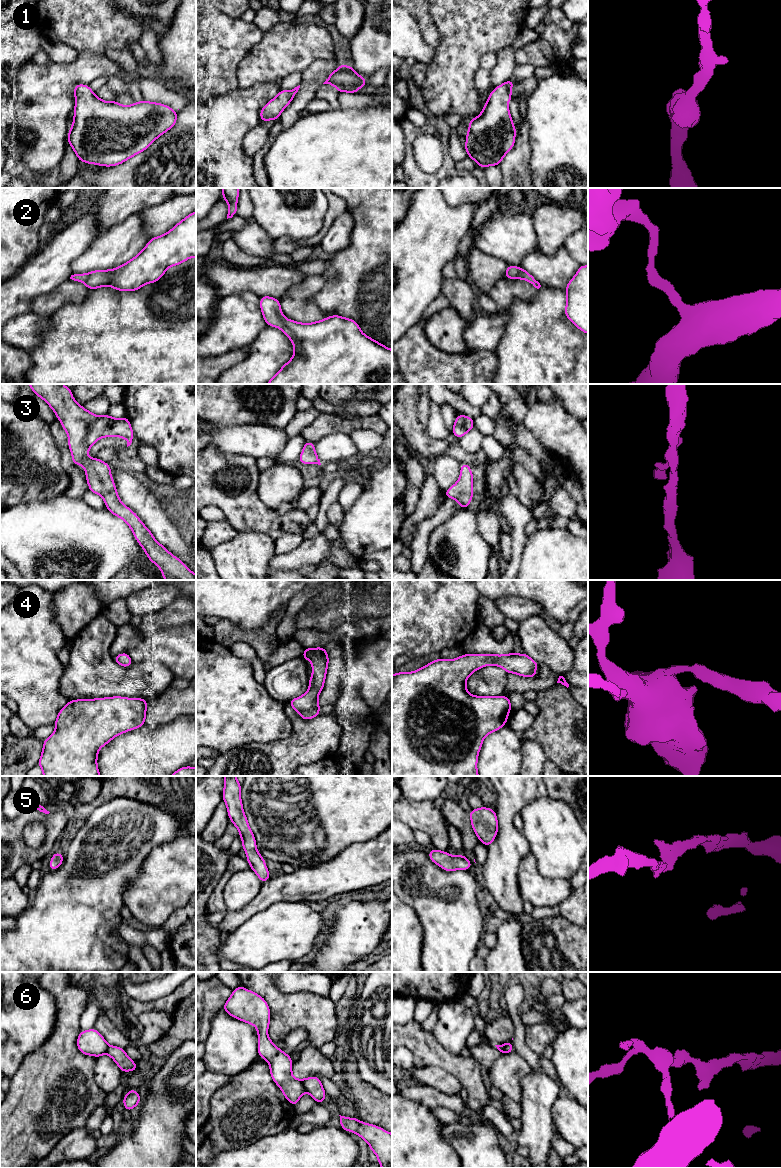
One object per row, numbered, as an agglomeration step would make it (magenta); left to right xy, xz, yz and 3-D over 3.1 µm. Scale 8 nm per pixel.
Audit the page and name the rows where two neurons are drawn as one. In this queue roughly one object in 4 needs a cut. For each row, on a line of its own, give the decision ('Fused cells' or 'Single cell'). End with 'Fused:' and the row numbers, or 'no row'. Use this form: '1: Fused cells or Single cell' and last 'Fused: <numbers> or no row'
1: Single cell
2: Single cell
3: Single cell
4: Single cell
5: Single cell
6: Fused cells
Fused: 6

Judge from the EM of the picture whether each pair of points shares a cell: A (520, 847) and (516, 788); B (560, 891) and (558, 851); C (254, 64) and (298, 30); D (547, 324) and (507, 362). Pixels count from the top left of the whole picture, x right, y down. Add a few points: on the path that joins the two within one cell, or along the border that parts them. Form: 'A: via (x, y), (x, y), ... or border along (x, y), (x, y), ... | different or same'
A: via (507, 832), (508, 803) | same
B: border along (537, 869), (546, 878), (562, 878), (568, 881) | different
C: via (265, 63), (287, 41) | same
D: via (537, 334), (517, 354) | same

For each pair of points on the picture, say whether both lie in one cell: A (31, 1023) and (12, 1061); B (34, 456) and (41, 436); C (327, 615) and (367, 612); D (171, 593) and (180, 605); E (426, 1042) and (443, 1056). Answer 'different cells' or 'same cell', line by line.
A: same cell
B: same cell
C: same cell
D: different cells
E: same cell

